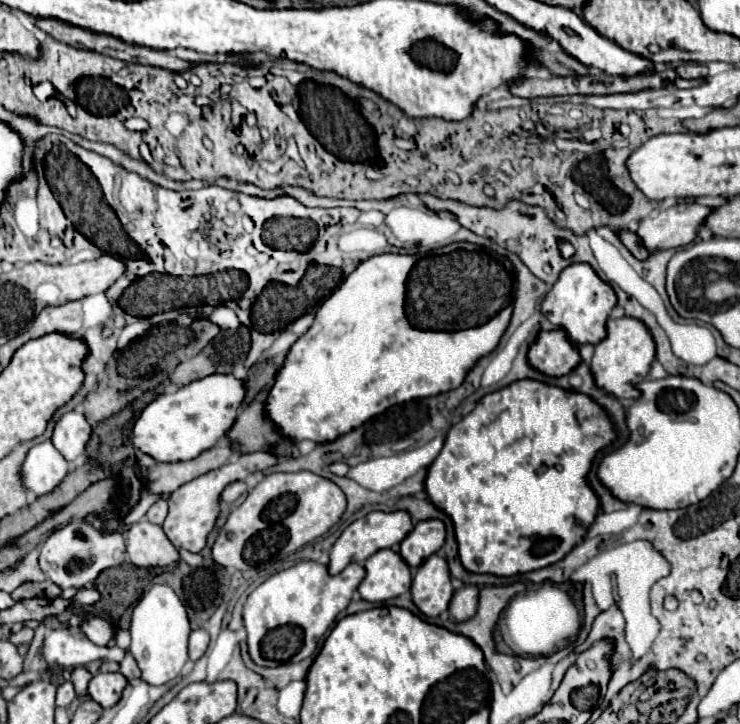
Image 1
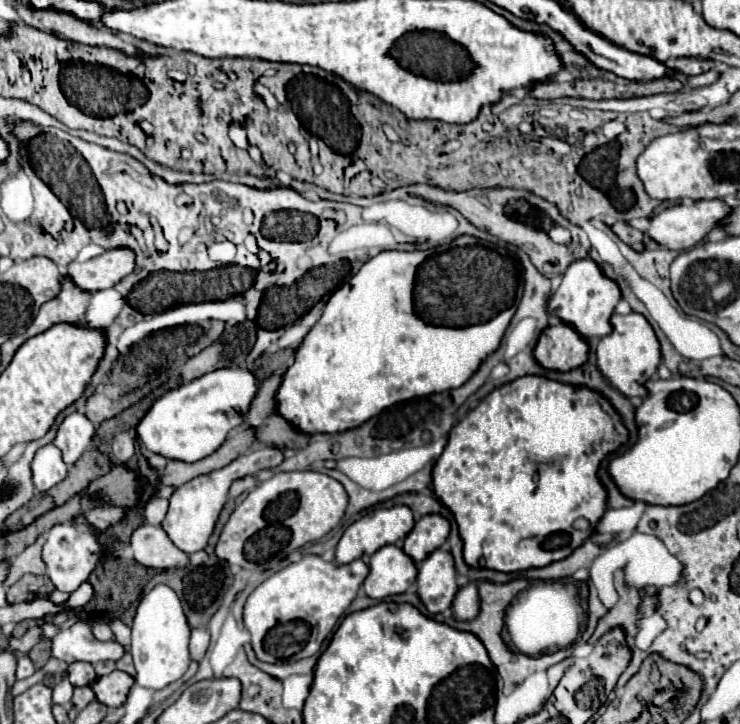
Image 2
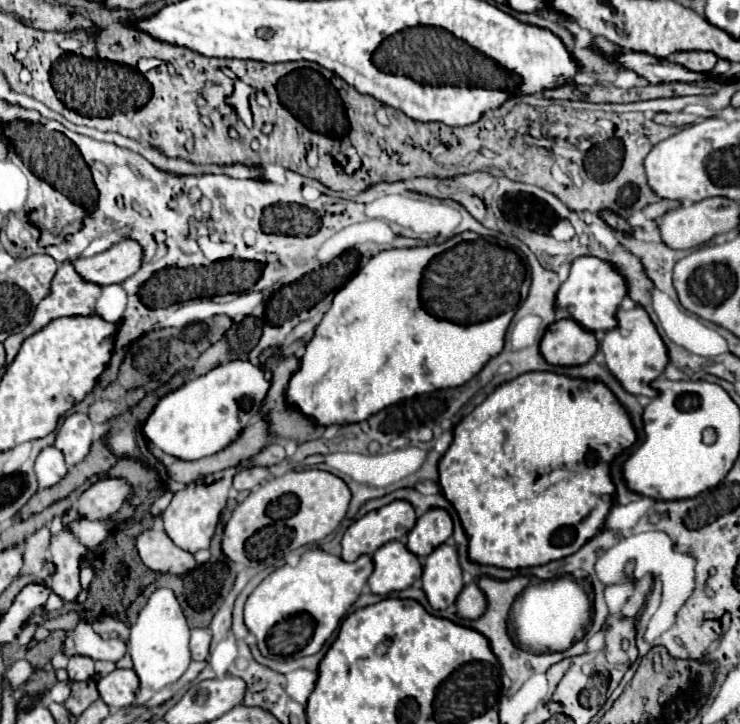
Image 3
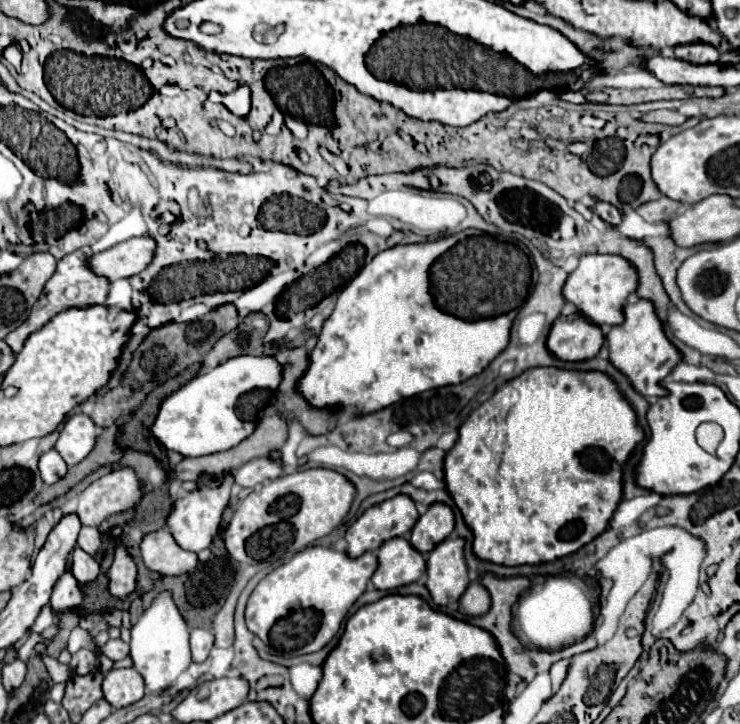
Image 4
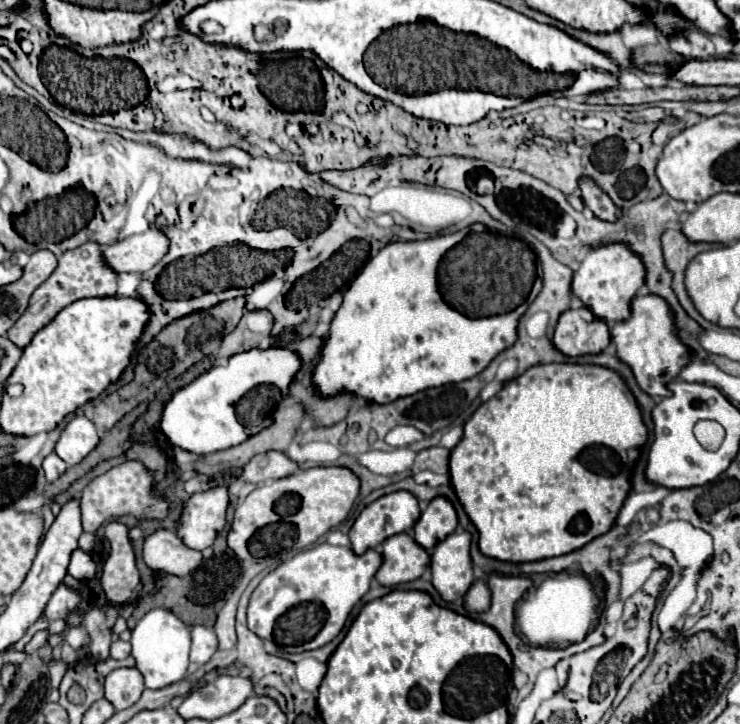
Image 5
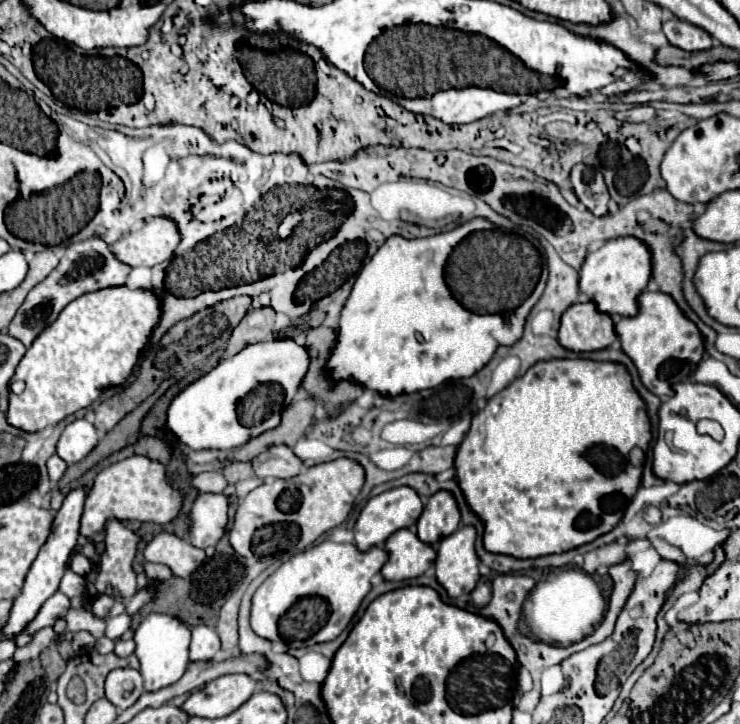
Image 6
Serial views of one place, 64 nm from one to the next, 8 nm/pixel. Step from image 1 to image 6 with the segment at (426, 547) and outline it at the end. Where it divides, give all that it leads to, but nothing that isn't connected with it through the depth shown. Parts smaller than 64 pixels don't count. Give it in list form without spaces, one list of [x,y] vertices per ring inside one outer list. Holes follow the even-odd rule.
[[[448,490],[436,492],[420,520],[418,520],[418,538],[426,544],[438,544],[444,536],[450,536],[460,524],[460,510],[456,498]]]

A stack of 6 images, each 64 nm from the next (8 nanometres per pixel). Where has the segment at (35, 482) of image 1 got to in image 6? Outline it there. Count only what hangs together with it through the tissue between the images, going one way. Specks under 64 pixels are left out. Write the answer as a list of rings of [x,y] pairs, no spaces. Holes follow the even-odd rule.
[[[52,456],[50,460],[48,460],[48,474],[50,474],[50,480],[56,484],[60,478],[62,478],[62,474],[66,472],[66,462],[60,458],[60,456]]]

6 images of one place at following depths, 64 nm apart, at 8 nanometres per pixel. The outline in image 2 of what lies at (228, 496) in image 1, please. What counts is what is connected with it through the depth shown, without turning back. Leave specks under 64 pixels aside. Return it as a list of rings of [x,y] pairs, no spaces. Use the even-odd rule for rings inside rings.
[[[244,476],[244,478],[238,478],[238,480],[232,484],[232,488],[230,488],[230,496],[236,498],[236,496],[240,496],[242,492],[252,490],[254,486],[256,486],[256,476]]]

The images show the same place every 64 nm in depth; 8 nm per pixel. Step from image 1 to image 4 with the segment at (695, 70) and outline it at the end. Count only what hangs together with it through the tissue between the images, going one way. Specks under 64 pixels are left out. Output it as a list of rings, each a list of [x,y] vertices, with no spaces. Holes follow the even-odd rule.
[[[692,42],[692,44],[678,44],[672,48],[676,58],[688,60],[692,64],[714,64],[720,58],[720,52],[706,42]]]

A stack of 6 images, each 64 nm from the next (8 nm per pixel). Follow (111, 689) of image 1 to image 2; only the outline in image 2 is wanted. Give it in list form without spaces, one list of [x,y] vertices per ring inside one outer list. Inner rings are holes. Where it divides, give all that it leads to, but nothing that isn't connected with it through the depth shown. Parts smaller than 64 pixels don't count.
[[[114,670],[106,676],[100,676],[92,682],[96,698],[108,708],[120,708],[126,704],[128,692],[134,684],[134,678],[122,670]]]

